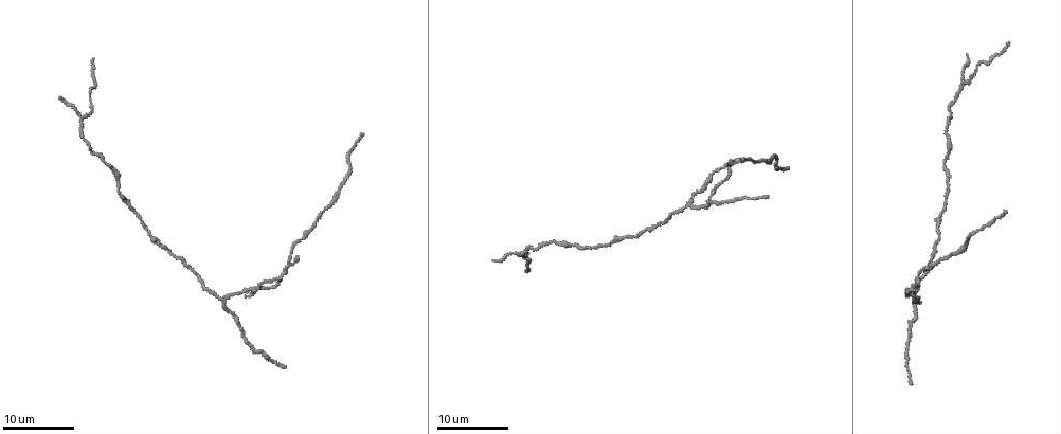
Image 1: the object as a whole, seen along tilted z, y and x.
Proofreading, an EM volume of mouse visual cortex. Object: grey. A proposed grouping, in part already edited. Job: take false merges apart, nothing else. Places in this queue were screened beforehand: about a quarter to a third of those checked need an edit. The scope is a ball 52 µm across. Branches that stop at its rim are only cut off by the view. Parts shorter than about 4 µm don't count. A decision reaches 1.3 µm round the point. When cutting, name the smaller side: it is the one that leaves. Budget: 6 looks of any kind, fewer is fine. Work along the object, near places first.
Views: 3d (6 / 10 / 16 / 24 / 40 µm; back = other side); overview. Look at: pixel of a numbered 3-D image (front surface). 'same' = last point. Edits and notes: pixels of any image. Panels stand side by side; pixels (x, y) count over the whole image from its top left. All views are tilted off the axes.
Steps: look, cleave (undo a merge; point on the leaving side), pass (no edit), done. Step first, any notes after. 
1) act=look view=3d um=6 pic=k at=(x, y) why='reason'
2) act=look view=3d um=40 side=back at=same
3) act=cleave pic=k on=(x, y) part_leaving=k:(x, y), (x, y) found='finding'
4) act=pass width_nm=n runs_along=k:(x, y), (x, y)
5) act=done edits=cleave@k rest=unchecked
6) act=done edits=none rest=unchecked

act=look view=3d um=16 pic=1 at=(225, 302) why='three-way junction'

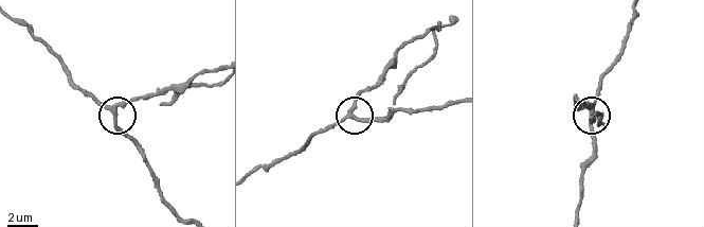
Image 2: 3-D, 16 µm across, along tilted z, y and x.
act=look view=3d um=10 pic=2 at=(350, 116)

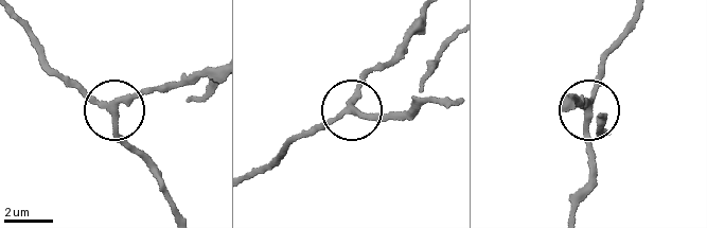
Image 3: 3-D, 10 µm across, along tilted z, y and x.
act=pass width_nm=250 found='continuous, no second cell'

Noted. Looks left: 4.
act=look view=3d um=16 pic=1 at=(730, 167) why='two arms in line, one across'

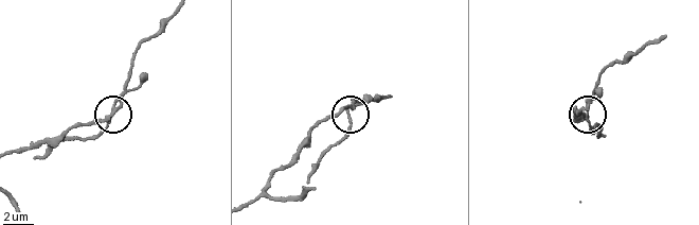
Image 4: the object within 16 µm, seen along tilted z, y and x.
act=look view=3d um=10 pic=4 at=(347, 112) why='zoom in'

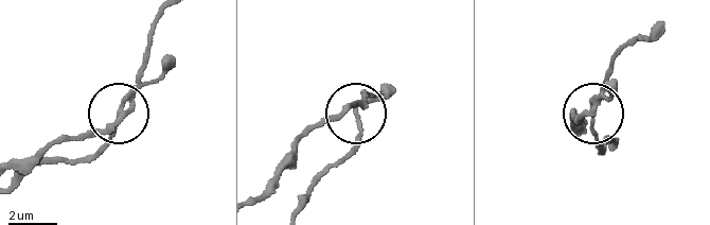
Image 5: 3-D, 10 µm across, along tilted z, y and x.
act=cleave pic=5 on=(358, 116) found='a second cell is stuck on'

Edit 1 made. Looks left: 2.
act=look view=3d um=16 pic=1 at=(148, 237)

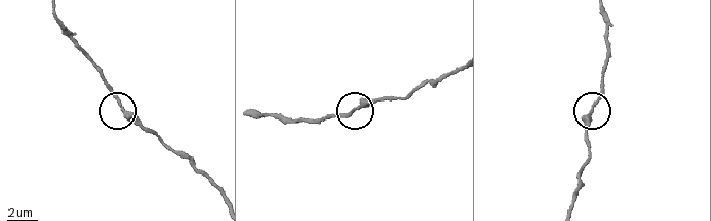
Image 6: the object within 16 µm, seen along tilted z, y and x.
act=look view=3d um=10 pic=6 at=(119, 106)

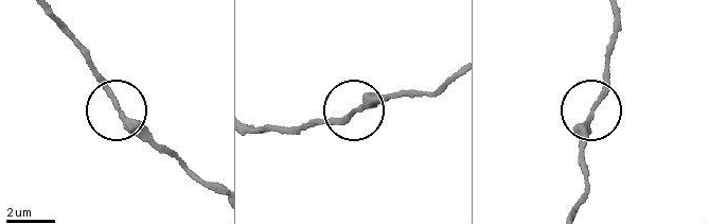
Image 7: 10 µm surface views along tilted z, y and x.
act=pass runs_along=7:(212, 188), (122, 117), (88, 58) found='one cell here'

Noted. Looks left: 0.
act=done edits=cleave@5 rest=unchecked

